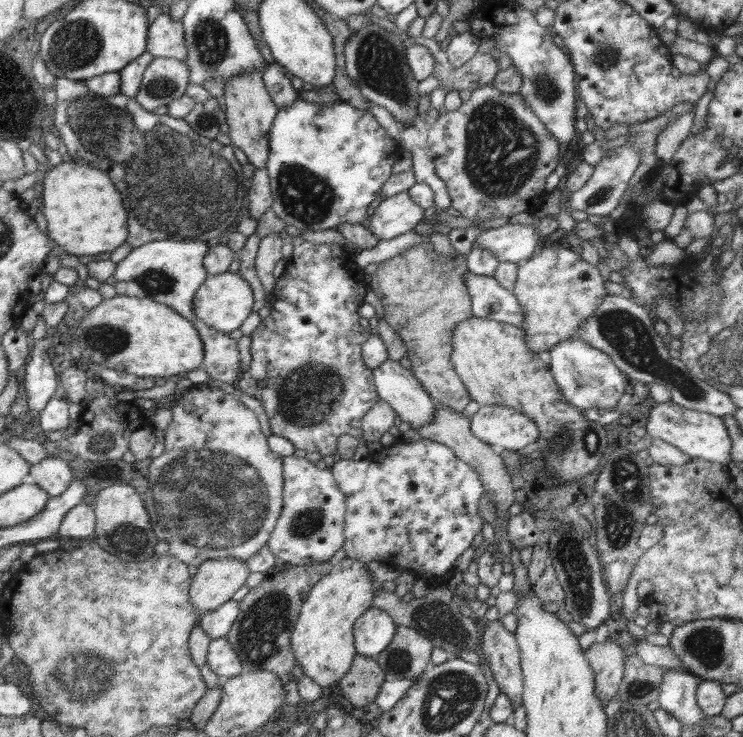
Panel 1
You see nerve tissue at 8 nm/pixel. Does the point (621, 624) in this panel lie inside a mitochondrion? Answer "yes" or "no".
no

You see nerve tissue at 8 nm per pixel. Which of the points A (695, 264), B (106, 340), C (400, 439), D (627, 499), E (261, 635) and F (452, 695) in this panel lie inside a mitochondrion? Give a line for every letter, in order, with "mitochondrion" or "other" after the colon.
A: other
B: mitochondrion
C: other
D: mitochondrion
E: mitochondrion
F: mitochondrion

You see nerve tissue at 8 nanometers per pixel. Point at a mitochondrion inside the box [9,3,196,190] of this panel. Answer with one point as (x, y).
(75, 46)

